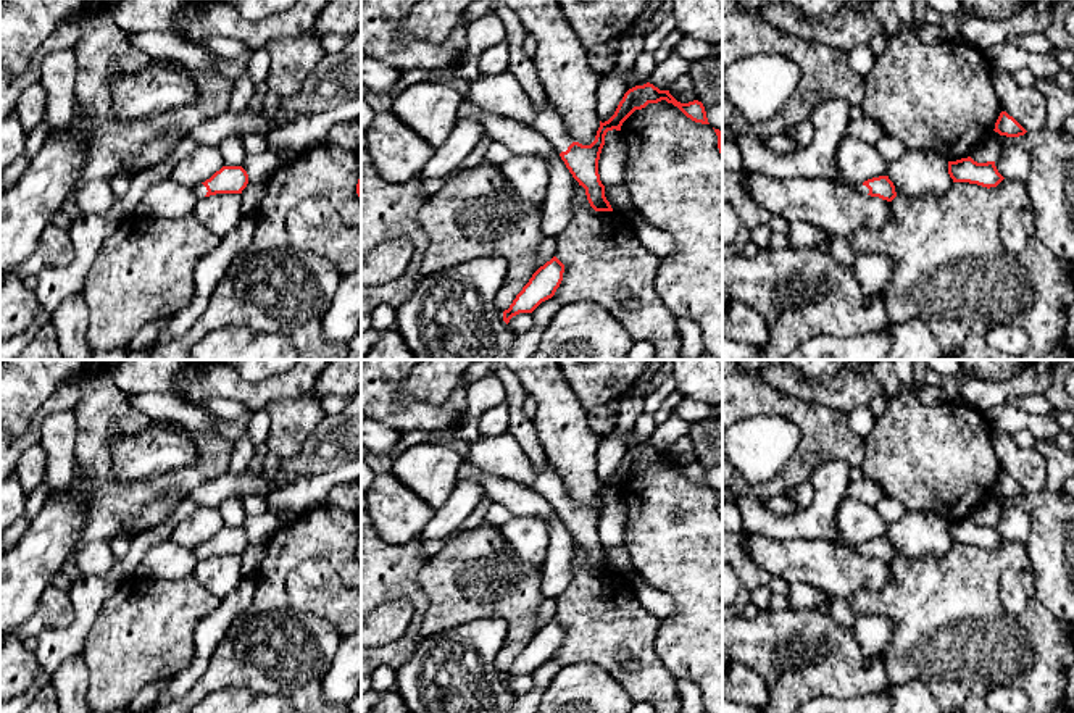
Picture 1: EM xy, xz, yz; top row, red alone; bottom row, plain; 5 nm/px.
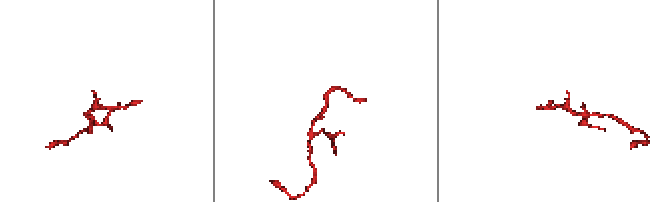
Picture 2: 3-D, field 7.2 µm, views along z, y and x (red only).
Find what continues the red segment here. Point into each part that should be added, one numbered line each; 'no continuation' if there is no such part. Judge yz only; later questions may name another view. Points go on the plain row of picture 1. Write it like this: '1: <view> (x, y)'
1: yz (831, 478)

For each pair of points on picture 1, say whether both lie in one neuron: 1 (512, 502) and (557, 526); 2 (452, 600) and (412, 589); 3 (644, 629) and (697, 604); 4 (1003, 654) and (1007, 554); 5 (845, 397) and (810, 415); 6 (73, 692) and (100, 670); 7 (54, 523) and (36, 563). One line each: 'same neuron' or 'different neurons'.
1: same neuron
2: different neurons
3: different neurons
4: same neuron
5: different neurons
6: different neurons
7: same neuron

